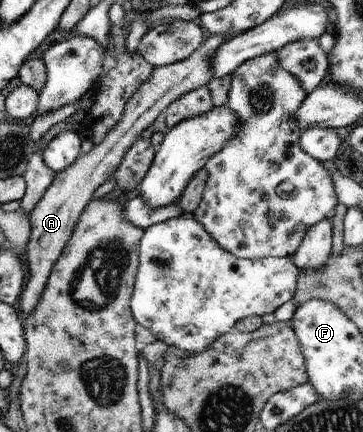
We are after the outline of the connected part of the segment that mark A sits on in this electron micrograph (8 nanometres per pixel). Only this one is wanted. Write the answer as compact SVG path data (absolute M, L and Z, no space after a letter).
M206 34L201 47L187 59L154 68L151 71L151 77L145 83L141 83L139 89L131 95L126 111L123 111L123 118L105 135L105 139L95 143L89 153L81 153L79 159L70 167L67 167L67 170L54 173L53 183L47 187L47 191L30 213L31 230L26 245L29 279L27 279L26 289L23 290L19 298L19 304L16 306L22 317L31 315L35 305L39 303L45 285L47 285L47 280L51 275L52 267L59 259L65 244L69 241L69 237L73 235L77 219L81 217L83 210L92 200L95 190L119 169L119 163L123 161L123 157L127 155L131 145L155 121L161 111L165 110L170 103L179 99L182 94L206 85L213 78L211 57L219 49L219 45L228 39L227 35Z

